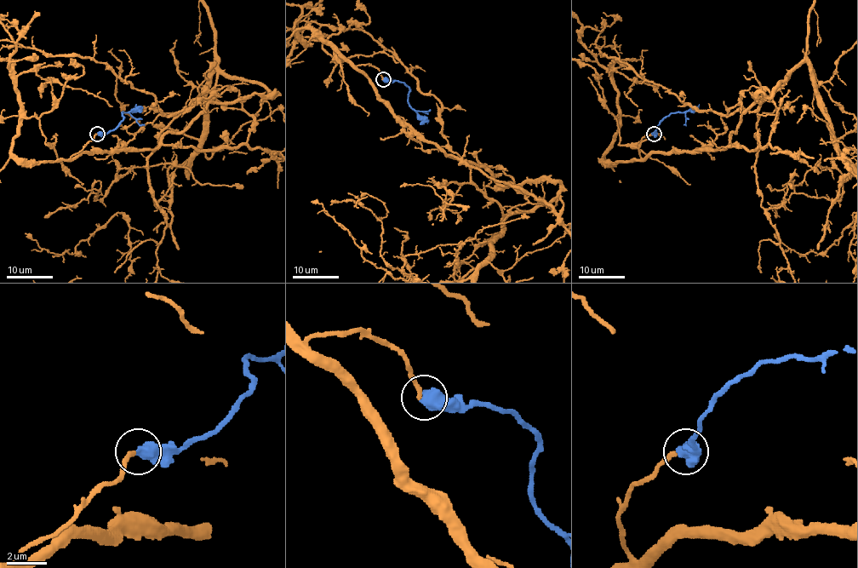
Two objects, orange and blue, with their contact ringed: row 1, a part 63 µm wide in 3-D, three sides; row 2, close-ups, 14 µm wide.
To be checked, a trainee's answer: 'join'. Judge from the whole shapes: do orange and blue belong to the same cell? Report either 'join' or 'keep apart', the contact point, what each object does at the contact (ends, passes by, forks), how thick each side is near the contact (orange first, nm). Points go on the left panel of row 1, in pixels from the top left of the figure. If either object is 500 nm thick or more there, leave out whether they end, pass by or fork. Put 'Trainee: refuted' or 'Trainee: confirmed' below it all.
join; place (97, 134); calibres 220 and 700 nm
Trainee: confirmed

